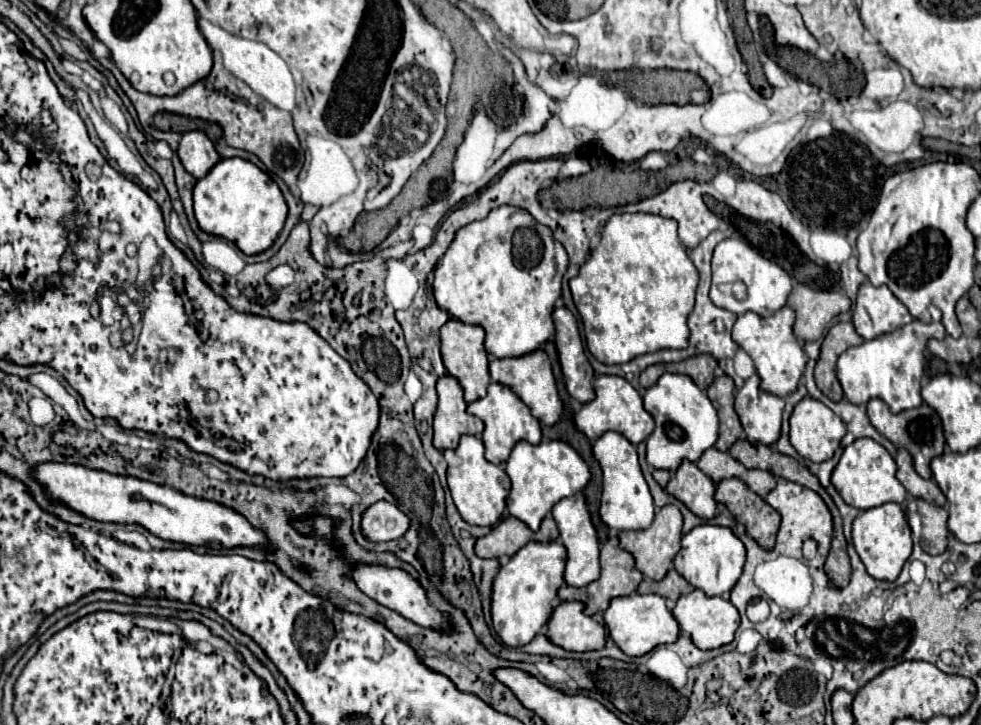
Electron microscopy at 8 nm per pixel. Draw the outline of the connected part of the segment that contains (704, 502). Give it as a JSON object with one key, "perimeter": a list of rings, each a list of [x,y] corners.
{"perimeter":[[[683,462],[665,490],[701,518],[713,518],[717,514],[715,482],[693,462]]]}

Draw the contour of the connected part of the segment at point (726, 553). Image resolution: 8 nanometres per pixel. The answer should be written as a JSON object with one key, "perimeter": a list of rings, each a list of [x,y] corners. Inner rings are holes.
{"perimeter":[[[701,524],[683,536],[681,552],[675,556],[675,570],[695,588],[703,590],[707,596],[721,596],[731,592],[739,580],[745,564],[745,544],[727,528]]]}

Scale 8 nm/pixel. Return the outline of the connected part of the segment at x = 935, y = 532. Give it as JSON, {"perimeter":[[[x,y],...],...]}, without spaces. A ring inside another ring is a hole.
{"perimeter":[[[921,498],[911,500],[917,500],[921,515],[908,517],[908,523],[911,531],[922,530],[921,548],[933,556],[943,554],[947,548],[947,510]]]}

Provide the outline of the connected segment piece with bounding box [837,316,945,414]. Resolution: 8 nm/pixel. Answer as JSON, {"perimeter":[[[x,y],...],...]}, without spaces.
{"perimeter":[[[935,316],[931,324],[913,320],[907,326],[845,350],[837,360],[837,378],[843,386],[845,398],[857,406],[865,406],[871,398],[881,398],[893,414],[921,406],[923,400],[919,390],[925,364],[923,350],[929,338],[945,338],[945,328],[939,322],[939,316]]]}

